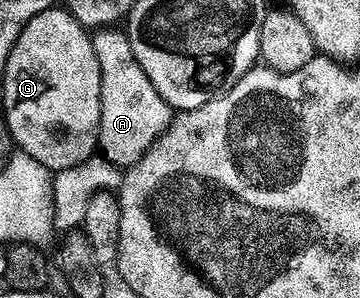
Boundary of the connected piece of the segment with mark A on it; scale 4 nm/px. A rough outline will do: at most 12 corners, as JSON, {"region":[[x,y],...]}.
{"region":[[118,27],[90,42],[100,63],[98,149],[129,167],[170,126]]}

